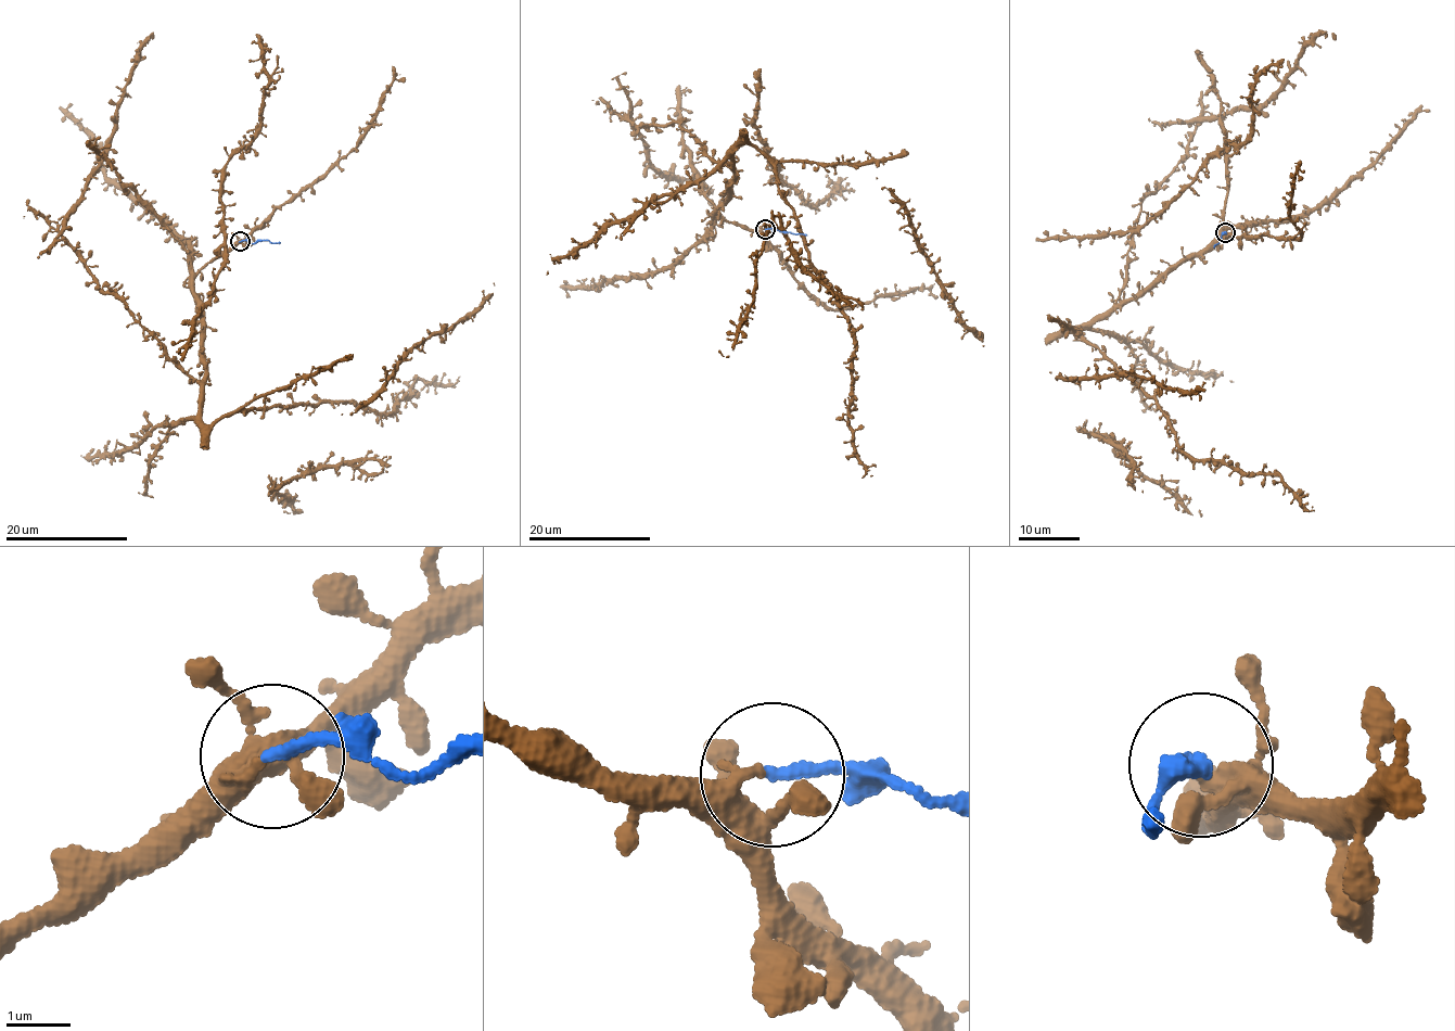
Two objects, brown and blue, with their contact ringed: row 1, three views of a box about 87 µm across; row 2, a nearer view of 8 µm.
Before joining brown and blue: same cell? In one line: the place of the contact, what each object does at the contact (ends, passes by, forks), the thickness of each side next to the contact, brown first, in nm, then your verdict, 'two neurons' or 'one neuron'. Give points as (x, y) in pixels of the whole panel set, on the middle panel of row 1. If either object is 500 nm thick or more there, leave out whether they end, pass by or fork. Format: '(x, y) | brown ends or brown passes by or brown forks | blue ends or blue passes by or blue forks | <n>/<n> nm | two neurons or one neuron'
(765, 229) | brown ends | blue ends | 280/190 nm | two neurons

